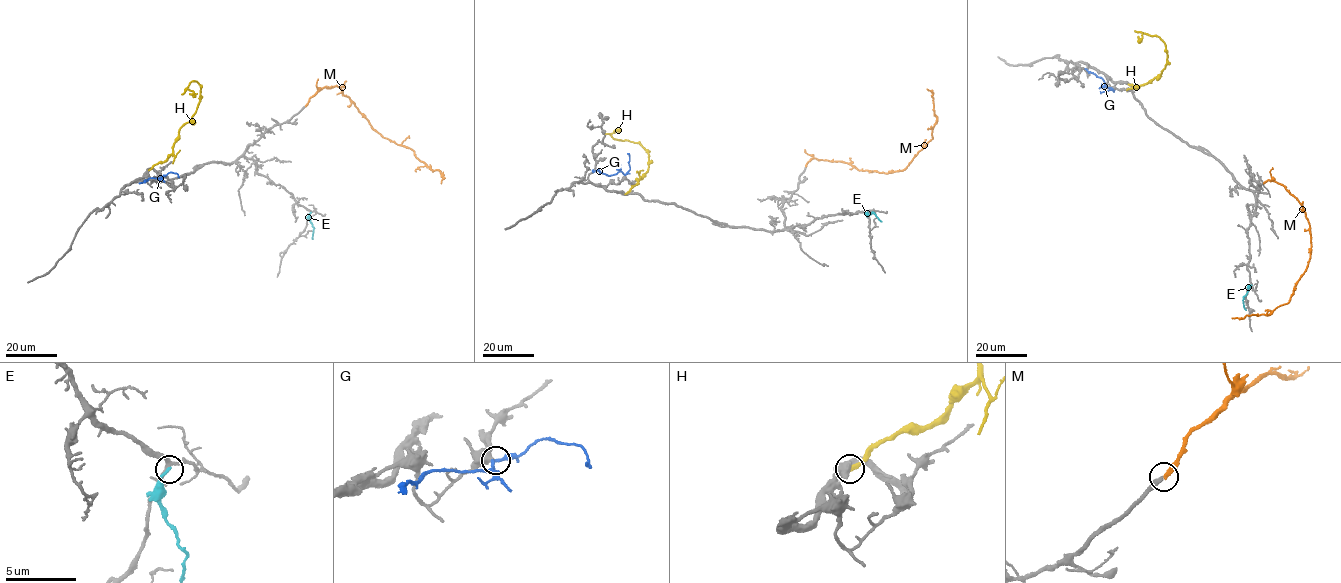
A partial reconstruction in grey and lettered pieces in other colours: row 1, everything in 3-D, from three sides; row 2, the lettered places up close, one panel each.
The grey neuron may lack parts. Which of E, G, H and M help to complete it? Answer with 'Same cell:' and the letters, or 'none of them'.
Same cell: M

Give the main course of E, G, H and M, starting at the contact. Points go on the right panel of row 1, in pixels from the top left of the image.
E: (1251, 285), (1243, 299), (1246, 310)
G: (1112, 88), (1085, 69)
H: (1129, 84), (1136, 88), (1159, 77), (1166, 63), (1167, 50), (1158, 36), (1142, 33), (1141, 37), (1138, 37)
M: (1263, 183), (1275, 181), (1285, 187), (1302, 206), (1310, 227), (1309, 260), (1289, 302), (1266, 315), (1232, 318)

